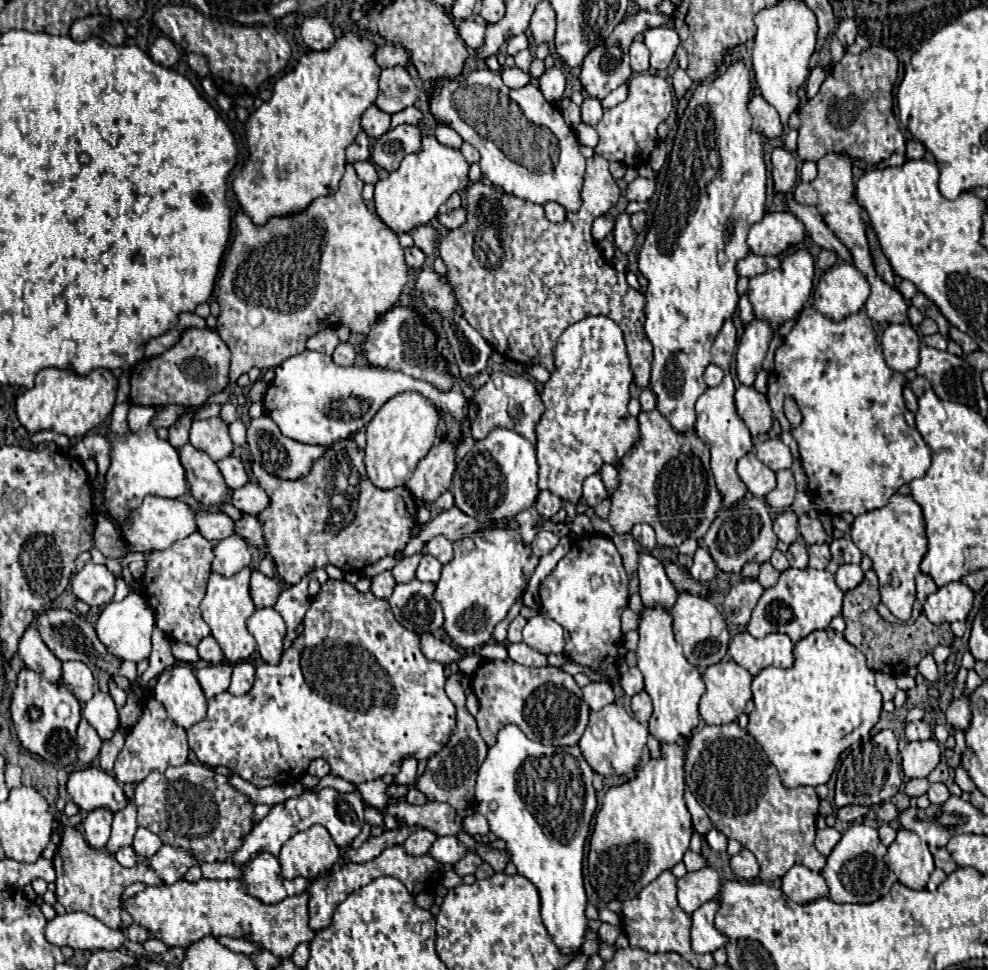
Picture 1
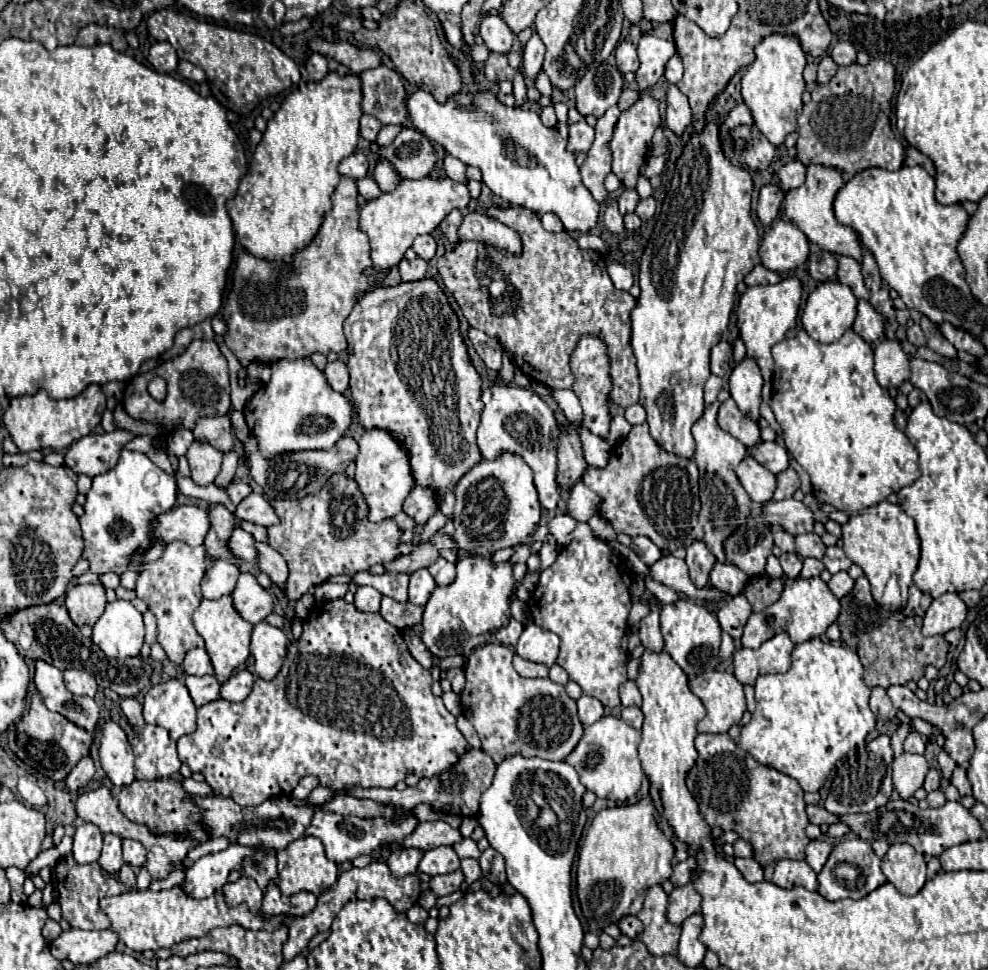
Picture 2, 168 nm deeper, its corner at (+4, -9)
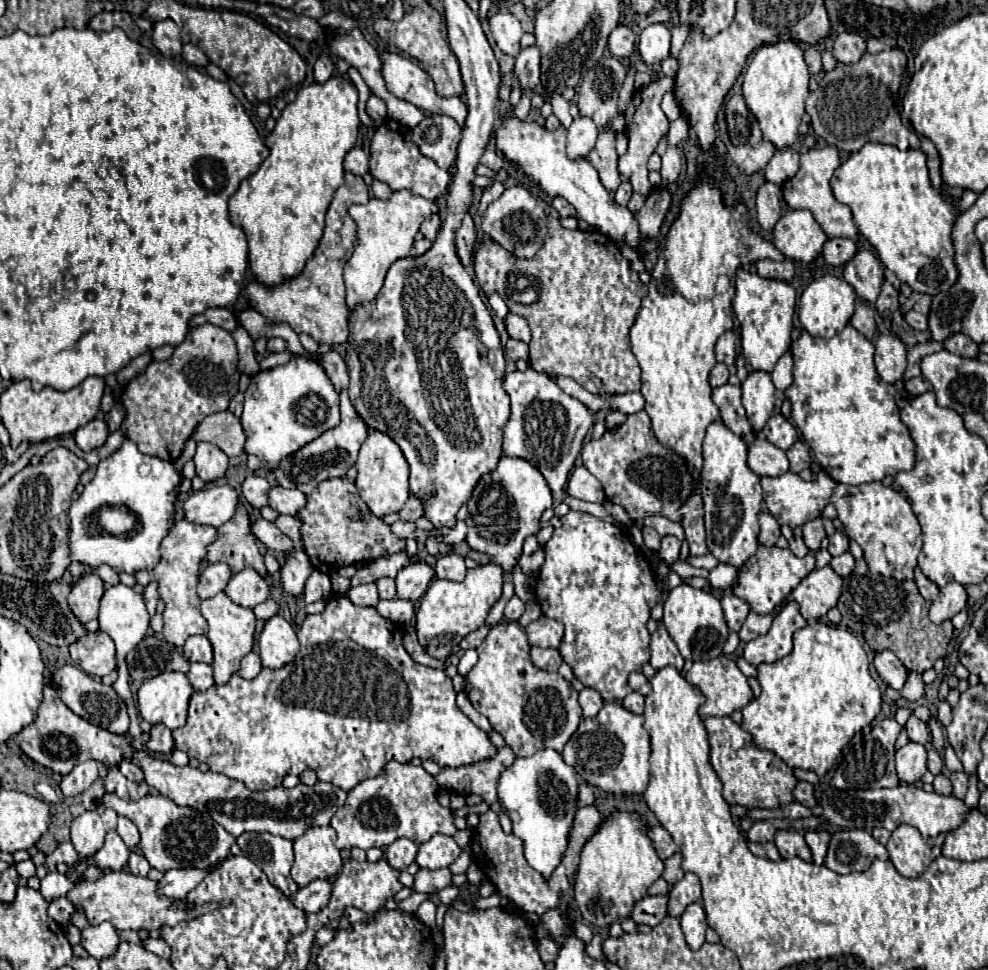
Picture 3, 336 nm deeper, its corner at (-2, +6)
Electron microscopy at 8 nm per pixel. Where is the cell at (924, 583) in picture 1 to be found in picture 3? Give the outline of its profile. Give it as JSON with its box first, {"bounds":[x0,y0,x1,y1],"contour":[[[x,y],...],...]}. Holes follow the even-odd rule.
{"bounds":[914,567,938,601],"contour":[[[918,567],[914,571],[914,581],[916,581],[916,585],[918,585],[918,589],[920,589],[920,593],[922,593],[924,599],[930,599],[932,601],[938,595],[938,587],[932,581],[928,581],[926,575]]]}

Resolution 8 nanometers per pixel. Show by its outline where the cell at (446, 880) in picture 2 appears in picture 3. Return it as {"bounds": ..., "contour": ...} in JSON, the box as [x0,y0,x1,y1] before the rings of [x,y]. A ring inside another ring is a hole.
{"bounds":[412,869,450,893],"contour":[[[420,869],[416,875],[414,875],[414,885],[412,889],[416,893],[438,893],[442,891],[444,887],[450,885],[450,869]]]}

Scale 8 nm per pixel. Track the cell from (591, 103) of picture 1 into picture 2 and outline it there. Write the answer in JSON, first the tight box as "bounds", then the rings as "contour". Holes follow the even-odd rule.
{"bounds":[568,120,594,152],"contour":[[[586,120],[570,124],[570,138],[568,138],[570,152],[588,152],[592,140],[594,140],[594,128]]]}

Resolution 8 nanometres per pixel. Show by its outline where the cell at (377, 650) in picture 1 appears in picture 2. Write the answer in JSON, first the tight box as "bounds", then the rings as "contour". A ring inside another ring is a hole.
{"bounds":[178,598,466,806],"contour":[[[344,598],[338,600],[330,600],[324,604],[316,604],[312,608],[312,612],[308,614],[308,618],[304,620],[304,632],[298,640],[298,644],[292,644],[288,648],[288,656],[286,656],[286,666],[288,666],[288,690],[286,696],[282,698],[280,688],[286,688],[284,680],[278,680],[277,676],[271,681],[265,681],[262,678],[256,678],[250,696],[244,702],[228,702],[228,700],[214,700],[208,702],[204,706],[198,708],[198,728],[196,732],[182,736],[178,740],[178,756],[184,764],[190,766],[192,772],[202,772],[206,782],[222,796],[232,798],[236,804],[240,806],[258,806],[264,800],[272,798],[272,796],[290,796],[292,790],[296,788],[296,784],[306,776],[312,774],[320,780],[320,786],[328,786],[328,788],[346,788],[346,786],[362,786],[362,788],[394,788],[394,784],[398,780],[404,780],[408,774],[416,774],[416,776],[426,776],[432,778],[436,774],[440,774],[442,770],[450,768],[452,764],[456,764],[458,756],[466,750],[466,740],[460,734],[460,730],[456,728],[456,718],[444,708],[442,698],[432,694],[432,674],[430,670],[426,670],[424,666],[420,666],[412,654],[408,652],[408,646],[402,638],[402,632],[398,628],[394,628],[392,624],[388,624],[380,614],[368,614],[368,612],[360,612],[354,604],[348,604]]]}

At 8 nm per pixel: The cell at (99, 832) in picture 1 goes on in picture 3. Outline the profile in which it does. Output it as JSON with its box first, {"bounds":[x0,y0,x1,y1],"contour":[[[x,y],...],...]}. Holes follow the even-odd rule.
{"bounds":[70,811,106,857],"contour":[[[84,811],[70,825],[72,845],[80,853],[80,857],[94,855],[106,837],[106,827],[98,815],[98,811]]]}

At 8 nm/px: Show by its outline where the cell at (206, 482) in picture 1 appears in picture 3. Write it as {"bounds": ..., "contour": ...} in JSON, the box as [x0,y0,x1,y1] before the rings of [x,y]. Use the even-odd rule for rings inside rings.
{"bounds":[208,505,268,577],"contour":[[[244,505],[238,507],[236,515],[218,527],[218,539],[208,547],[208,563],[226,563],[230,573],[238,573],[252,567],[262,577],[268,577],[264,557],[258,549],[258,539],[250,531],[250,515]]]}

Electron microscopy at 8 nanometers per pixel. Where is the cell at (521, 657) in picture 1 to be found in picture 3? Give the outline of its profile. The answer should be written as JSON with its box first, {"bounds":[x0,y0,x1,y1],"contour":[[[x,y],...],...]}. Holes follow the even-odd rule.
{"bounds":[532,647,562,671],"contour":[[[532,647],[532,663],[544,671],[558,671],[562,657],[558,649],[542,649],[542,647]]]}

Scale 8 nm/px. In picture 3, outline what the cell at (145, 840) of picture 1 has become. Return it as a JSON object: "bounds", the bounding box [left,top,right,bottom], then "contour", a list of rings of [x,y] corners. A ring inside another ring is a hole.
{"bounds":[116,815,140,847],"contour":[[[118,815],[118,827],[116,827],[116,833],[122,837],[122,841],[124,841],[128,847],[136,847],[138,841],[140,841],[138,827],[136,827],[128,817]]]}

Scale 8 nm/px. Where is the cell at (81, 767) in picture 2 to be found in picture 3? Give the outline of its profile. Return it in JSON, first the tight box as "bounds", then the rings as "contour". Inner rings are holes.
{"bounds":[58,761,100,797],"contour":[[[86,761],[86,763],[76,765],[66,777],[62,777],[58,787],[60,787],[62,795],[74,797],[74,795],[84,793],[98,779],[98,775],[100,775],[98,773],[98,763],[96,761]]]}

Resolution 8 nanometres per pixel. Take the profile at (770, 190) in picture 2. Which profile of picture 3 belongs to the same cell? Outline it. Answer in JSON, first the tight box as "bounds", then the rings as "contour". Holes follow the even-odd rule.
{"bounds":[756,183,782,231],"contour":[[[764,183],[758,189],[758,199],[756,199],[756,211],[758,211],[758,223],[762,229],[772,231],[778,219],[782,217],[782,191],[774,183]]]}

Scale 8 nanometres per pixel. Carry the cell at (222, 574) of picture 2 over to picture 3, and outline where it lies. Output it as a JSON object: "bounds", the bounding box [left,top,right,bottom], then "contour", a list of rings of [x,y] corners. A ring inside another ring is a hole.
{"bounds":[198,563,230,601],"contour":[[[214,563],[214,565],[208,565],[202,573],[200,573],[200,579],[198,579],[198,597],[200,601],[204,599],[210,599],[214,597],[216,593],[224,591],[226,583],[230,581],[230,569],[226,563]]]}

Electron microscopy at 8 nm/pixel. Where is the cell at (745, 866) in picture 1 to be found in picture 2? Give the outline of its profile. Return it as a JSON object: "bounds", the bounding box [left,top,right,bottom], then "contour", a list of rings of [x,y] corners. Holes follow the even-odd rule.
{"bounds":[734,858,764,884],"contour":[[[736,858],[734,864],[736,864],[736,868],[740,870],[740,874],[744,876],[744,880],[748,880],[750,884],[762,882],[764,870],[760,868],[760,864],[758,864],[754,858]]]}

